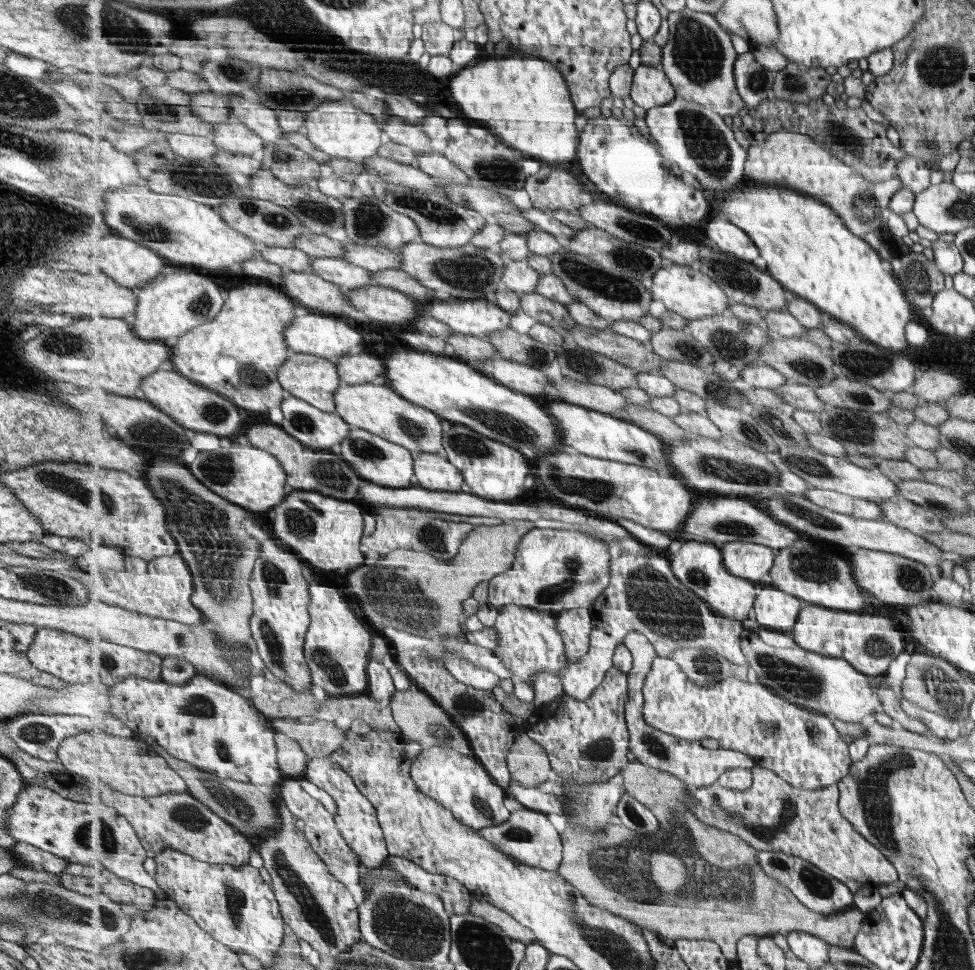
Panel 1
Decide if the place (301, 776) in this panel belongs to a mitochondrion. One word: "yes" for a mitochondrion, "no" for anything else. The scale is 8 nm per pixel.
no

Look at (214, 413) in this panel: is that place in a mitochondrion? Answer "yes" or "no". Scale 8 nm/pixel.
yes

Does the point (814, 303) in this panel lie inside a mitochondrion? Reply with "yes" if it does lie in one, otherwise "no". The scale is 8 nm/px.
no

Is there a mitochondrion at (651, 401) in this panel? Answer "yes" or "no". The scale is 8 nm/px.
no

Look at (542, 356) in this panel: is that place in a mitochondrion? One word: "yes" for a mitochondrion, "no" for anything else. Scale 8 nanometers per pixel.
yes

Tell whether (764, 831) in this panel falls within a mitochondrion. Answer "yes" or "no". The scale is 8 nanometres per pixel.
yes

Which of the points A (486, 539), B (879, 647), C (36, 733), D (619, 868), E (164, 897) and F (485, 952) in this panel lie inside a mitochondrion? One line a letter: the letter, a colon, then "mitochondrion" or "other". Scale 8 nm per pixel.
A: other
B: mitochondrion
C: mitochondrion
D: mitochondrion
E: other
F: mitochondrion

